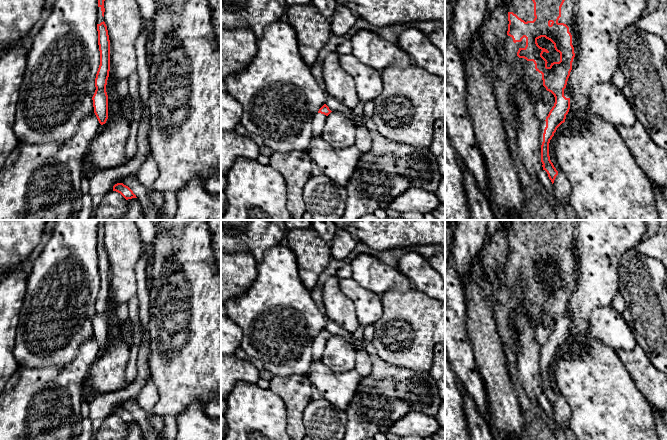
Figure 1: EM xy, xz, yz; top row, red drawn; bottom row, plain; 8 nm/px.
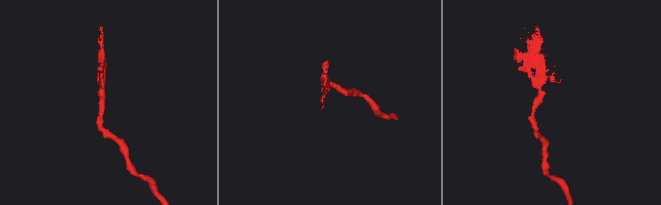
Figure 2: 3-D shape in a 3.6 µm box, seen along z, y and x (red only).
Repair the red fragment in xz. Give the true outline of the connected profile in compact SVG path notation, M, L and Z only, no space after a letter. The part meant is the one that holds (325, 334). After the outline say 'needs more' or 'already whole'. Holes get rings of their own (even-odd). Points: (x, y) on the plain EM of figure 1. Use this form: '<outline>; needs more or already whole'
M324 328L316 337L312 345L312 360L313 361L321 360L322 354L325 348L325 344L331 336L332 335L329 333L329 331L326 328Z; needs more

